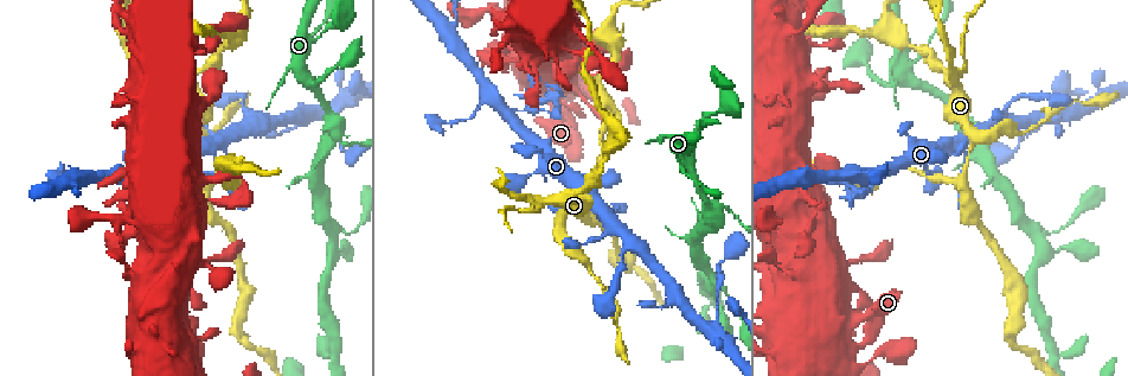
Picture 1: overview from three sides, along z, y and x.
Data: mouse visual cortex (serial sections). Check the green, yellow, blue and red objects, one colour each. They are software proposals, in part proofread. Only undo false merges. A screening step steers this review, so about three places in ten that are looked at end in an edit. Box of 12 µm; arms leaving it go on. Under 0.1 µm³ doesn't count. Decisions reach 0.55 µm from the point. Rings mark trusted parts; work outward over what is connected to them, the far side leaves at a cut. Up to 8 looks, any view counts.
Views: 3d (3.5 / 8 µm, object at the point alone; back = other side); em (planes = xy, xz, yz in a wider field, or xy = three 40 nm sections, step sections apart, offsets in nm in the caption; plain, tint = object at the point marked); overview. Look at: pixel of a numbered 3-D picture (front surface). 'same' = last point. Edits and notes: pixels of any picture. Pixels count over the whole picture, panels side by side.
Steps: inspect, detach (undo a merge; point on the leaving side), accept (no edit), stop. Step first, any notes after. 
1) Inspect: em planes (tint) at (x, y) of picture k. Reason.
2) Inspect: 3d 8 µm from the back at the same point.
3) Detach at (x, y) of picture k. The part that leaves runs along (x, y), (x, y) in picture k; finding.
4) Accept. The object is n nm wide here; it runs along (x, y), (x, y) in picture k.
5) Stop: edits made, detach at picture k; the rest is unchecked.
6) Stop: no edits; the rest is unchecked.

Inspect: 3d 8 µm from the back at (972, 135) of picture 1. Thick turns thin.

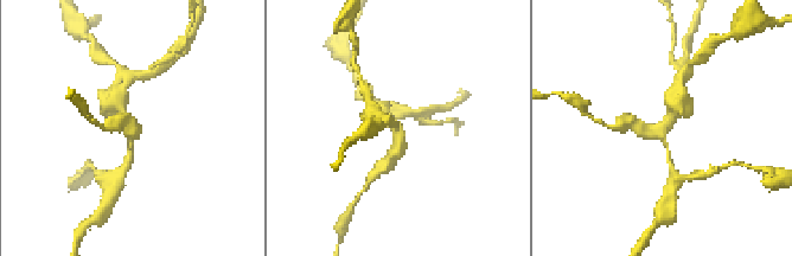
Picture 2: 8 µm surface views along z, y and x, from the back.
Inspect: 3d 3.5 µm at (663, 129) of picture 2.

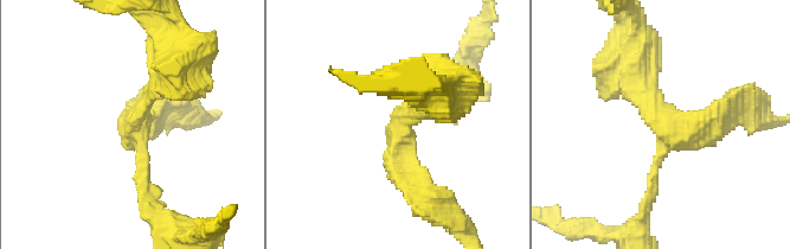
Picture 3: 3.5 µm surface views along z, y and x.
Inspect: em xy step 5 (tint) at (666, 125) of picture 3. 3 arms meet here; the arms are 150, 350, 350 nm wide; need the tissue.

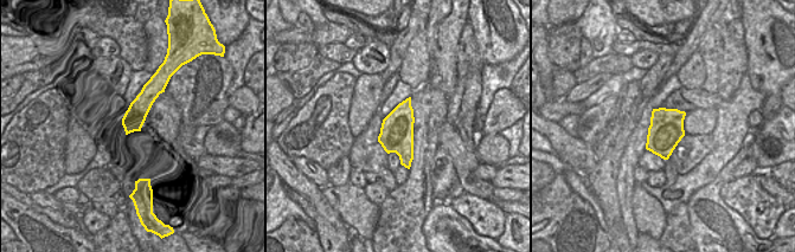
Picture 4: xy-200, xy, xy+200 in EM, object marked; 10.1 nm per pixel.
Accept. The object is 340 nm wide here; it runs along (173, 62), (136, 113), (143, 200) in picture 3; all the same cell.

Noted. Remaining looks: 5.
Inspect: 3d 8 µm from the back at (954, 78) of picture 1. Two arms in line, one across.

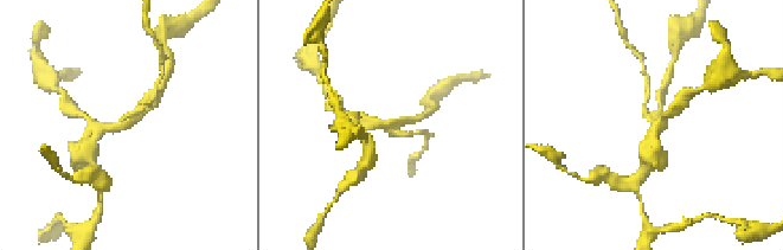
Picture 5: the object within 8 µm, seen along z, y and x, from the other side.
Inspect: 3d 3.5 µm at (388, 123) of picture 5.

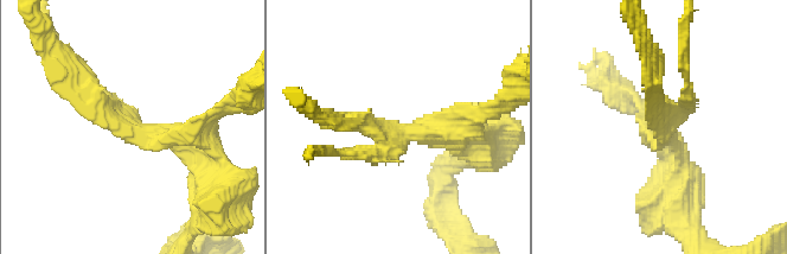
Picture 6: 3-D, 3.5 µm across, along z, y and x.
Inspect: em planes (tint) at (663, 131) of picture 6. 3 arms meet here; the arms are 150, 250, 250 nm wide.

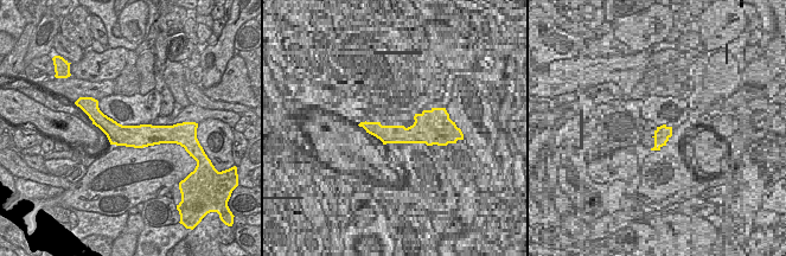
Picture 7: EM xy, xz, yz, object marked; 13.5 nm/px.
Detach at (688, 89) of picture 6. The part that leaves runs along (682, 103), (689, 95), (685, 30) in picture 6; a second cell is stuck on.

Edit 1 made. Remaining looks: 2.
Inspect: 3d 3.5 µm at (480, 106) of picture 1. Calibre changes.

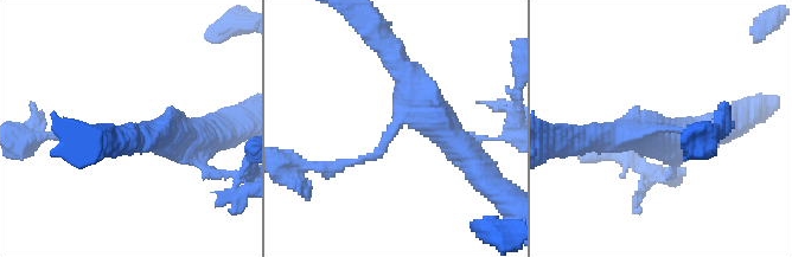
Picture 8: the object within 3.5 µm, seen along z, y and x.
Inspect: em xy step 1 (tint) at (660, 126) of picture 8.

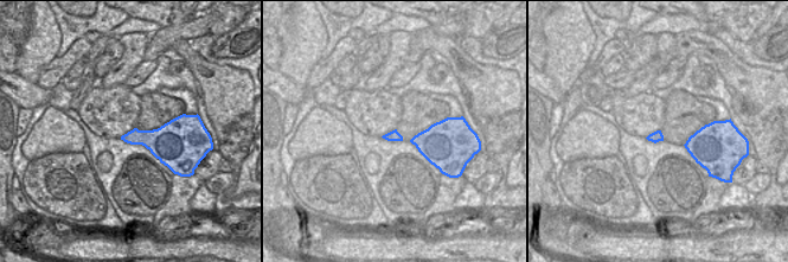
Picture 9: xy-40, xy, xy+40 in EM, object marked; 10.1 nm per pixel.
Accept. It runs along (453, 139), (423, 105), (377, 154), (337, 166) in picture 8; one cell here.

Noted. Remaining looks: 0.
Stop: edits made, detach at picture 6; the rest is unchecked.

